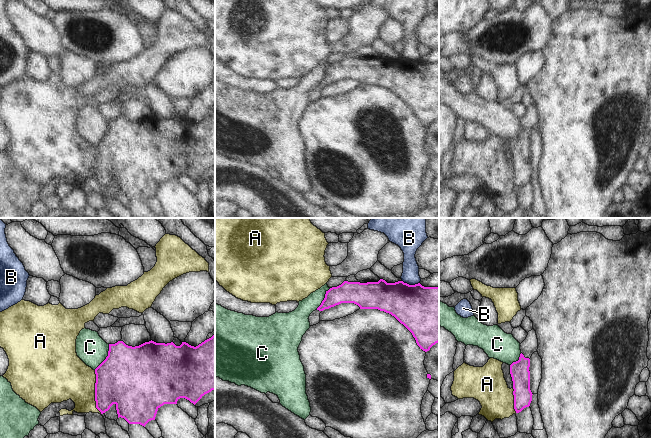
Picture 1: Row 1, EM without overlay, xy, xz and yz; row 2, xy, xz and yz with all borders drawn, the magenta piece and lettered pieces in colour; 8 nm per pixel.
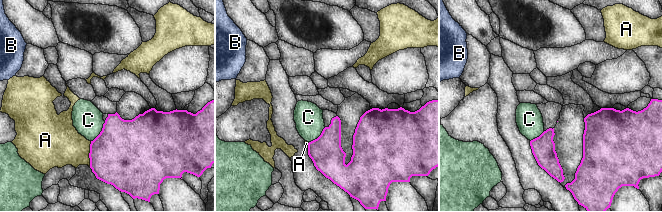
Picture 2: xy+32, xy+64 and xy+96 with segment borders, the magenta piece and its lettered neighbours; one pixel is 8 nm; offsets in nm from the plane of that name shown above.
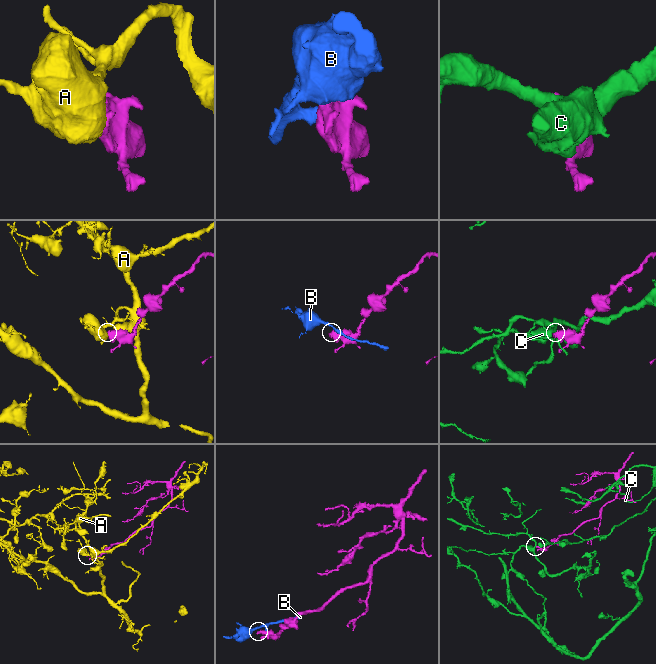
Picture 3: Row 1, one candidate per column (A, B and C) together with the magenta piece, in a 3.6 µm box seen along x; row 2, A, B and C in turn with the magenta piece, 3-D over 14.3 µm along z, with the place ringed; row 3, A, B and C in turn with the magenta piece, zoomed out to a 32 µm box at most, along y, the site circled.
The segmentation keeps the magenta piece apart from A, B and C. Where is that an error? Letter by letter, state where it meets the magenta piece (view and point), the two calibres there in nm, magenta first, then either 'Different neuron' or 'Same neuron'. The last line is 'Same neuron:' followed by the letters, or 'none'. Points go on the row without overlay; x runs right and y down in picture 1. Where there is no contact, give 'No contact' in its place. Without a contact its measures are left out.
A: Touches magenta at xy (95, 168). Thickness 420 nm (magenta) against 360 nm. Different neuron
B: Touches magenta at xz (410, 61). Thickness 400 nm (magenta) against 140 nm. Different neuron
C: Touches magenta at xy (106, 133). Thickness 500 nm (magenta) against 240 nm. Different neuron
Same neuron: none

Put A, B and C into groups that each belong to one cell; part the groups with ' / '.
A / B / C

